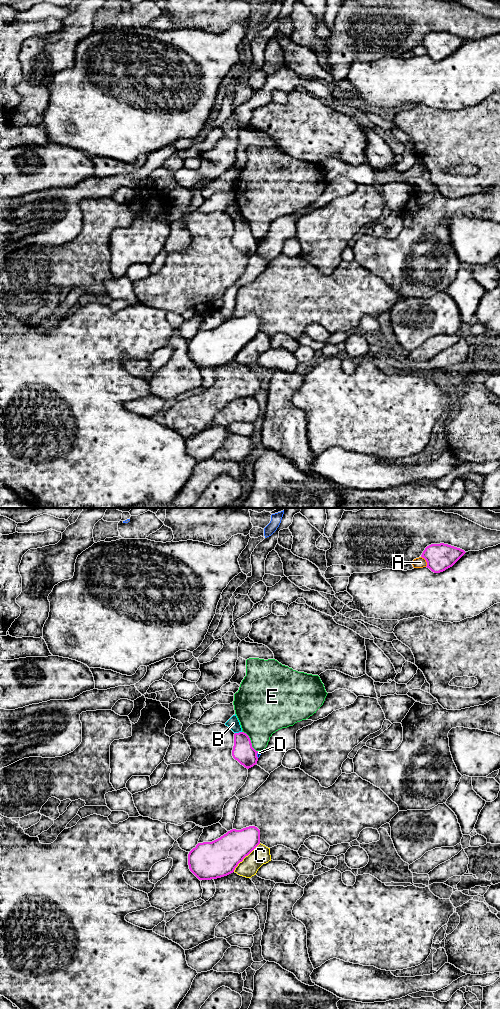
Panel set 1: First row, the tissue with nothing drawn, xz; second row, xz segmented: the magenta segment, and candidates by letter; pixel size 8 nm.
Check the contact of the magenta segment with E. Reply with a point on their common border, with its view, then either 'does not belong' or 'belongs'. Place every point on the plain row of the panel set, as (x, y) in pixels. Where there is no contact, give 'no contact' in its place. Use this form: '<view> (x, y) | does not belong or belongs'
xz (250, 229) | does not belong

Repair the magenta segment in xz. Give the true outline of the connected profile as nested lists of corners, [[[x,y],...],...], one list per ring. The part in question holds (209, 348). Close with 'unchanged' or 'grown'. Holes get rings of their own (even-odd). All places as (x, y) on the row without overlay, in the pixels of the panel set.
[[[257,315],[232,317],[212,330],[198,331],[188,342],[189,357],[199,368],[227,364],[259,332]]]; unchanged

